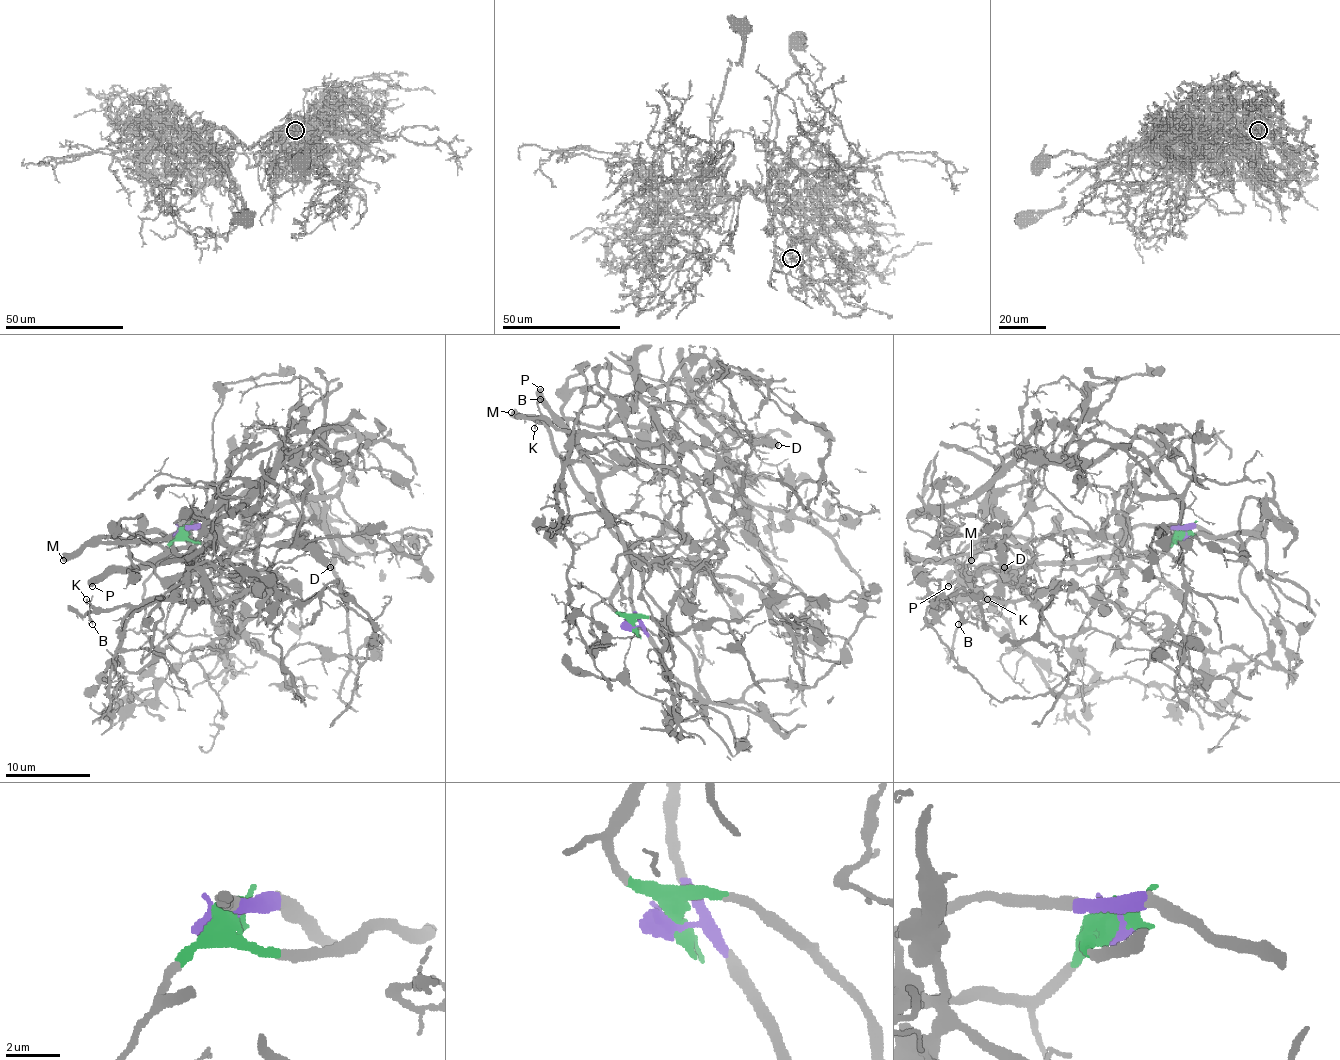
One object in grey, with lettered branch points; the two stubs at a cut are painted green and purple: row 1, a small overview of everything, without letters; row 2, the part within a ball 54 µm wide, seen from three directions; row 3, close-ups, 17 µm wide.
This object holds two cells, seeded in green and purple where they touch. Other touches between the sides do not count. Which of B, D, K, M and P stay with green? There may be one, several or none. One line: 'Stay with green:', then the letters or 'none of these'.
Stay with green: B, D, K, P

